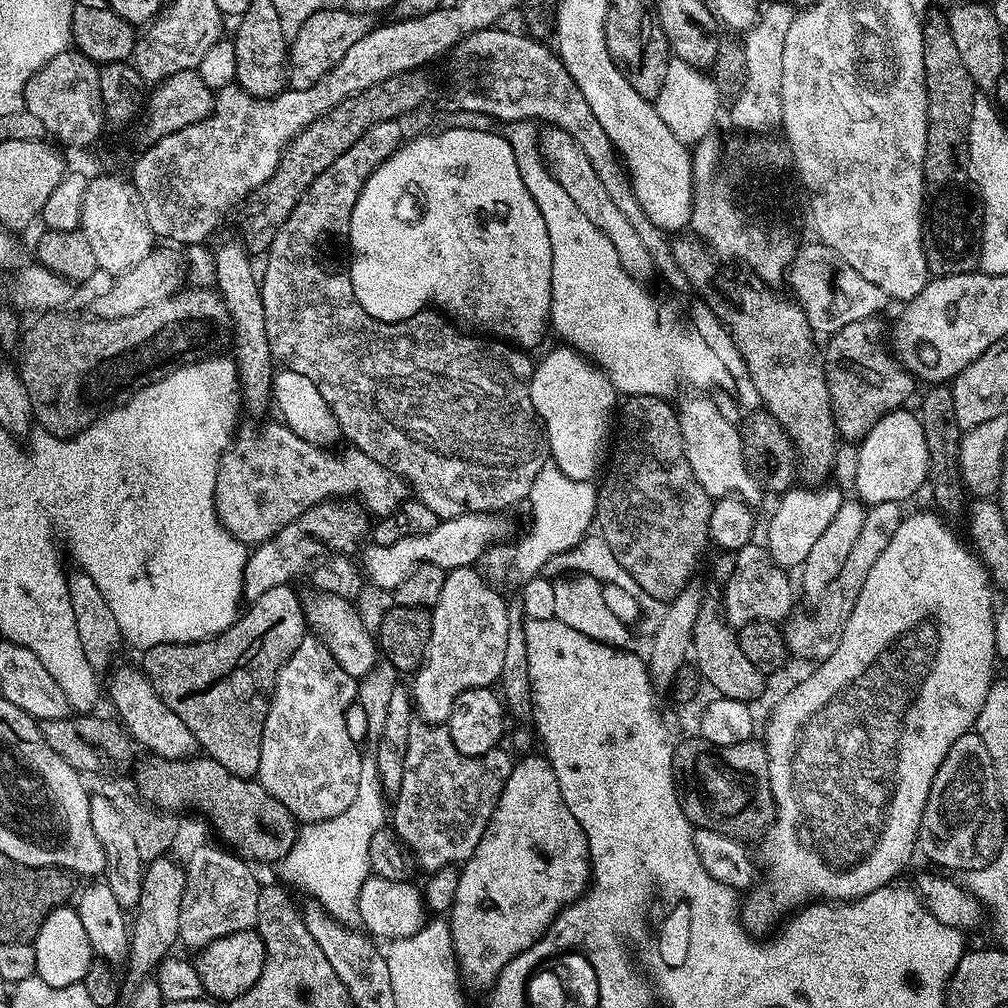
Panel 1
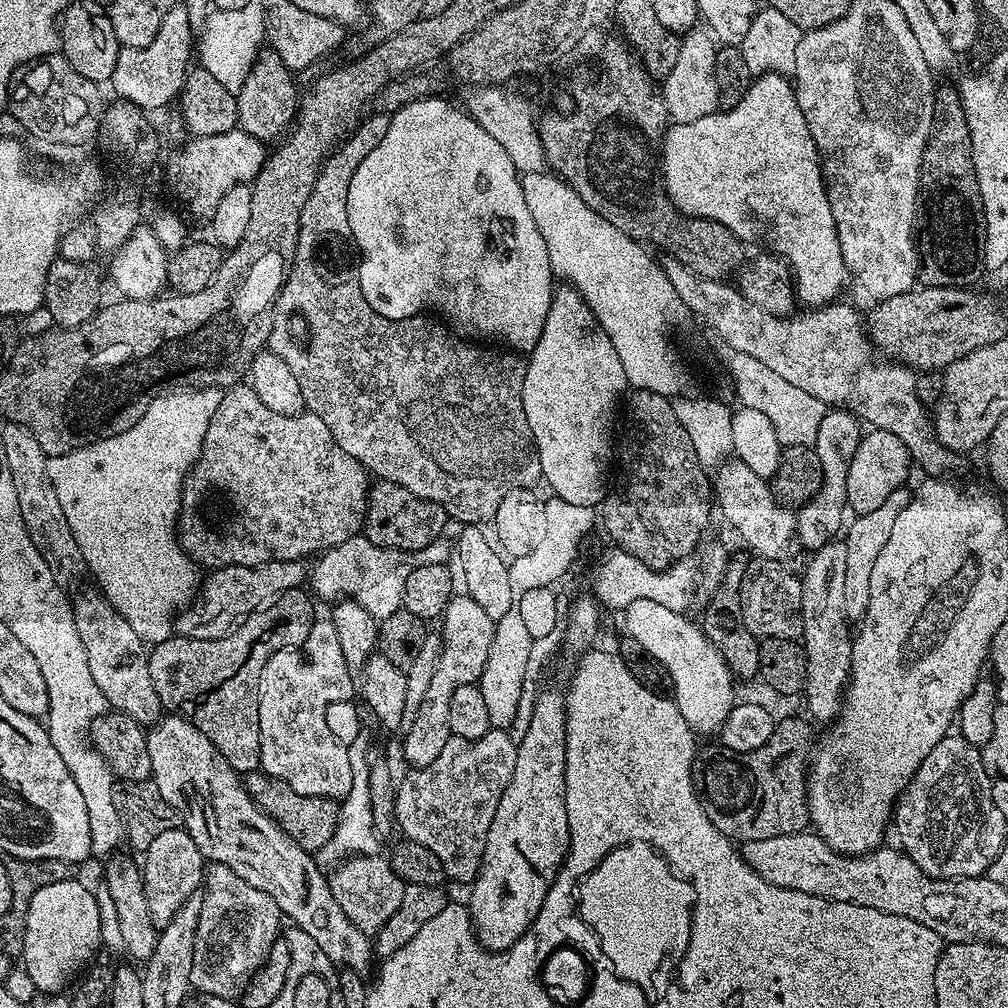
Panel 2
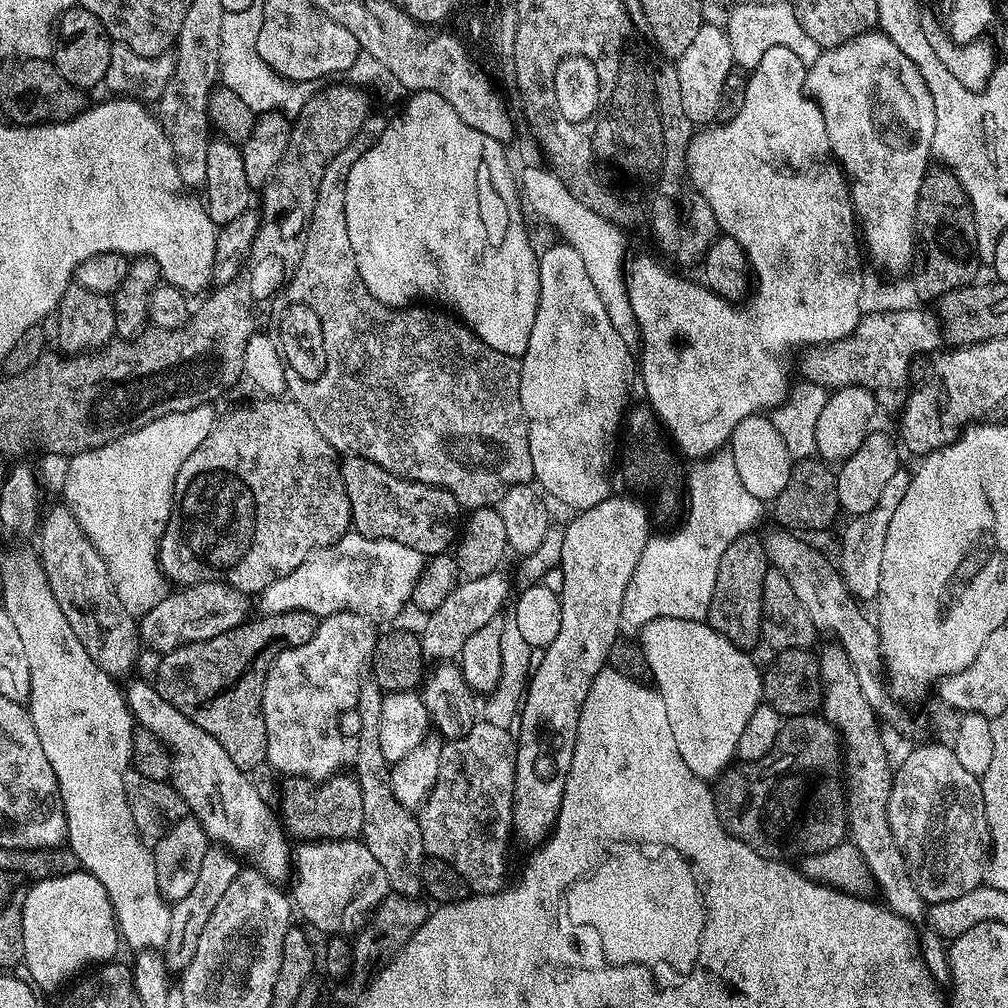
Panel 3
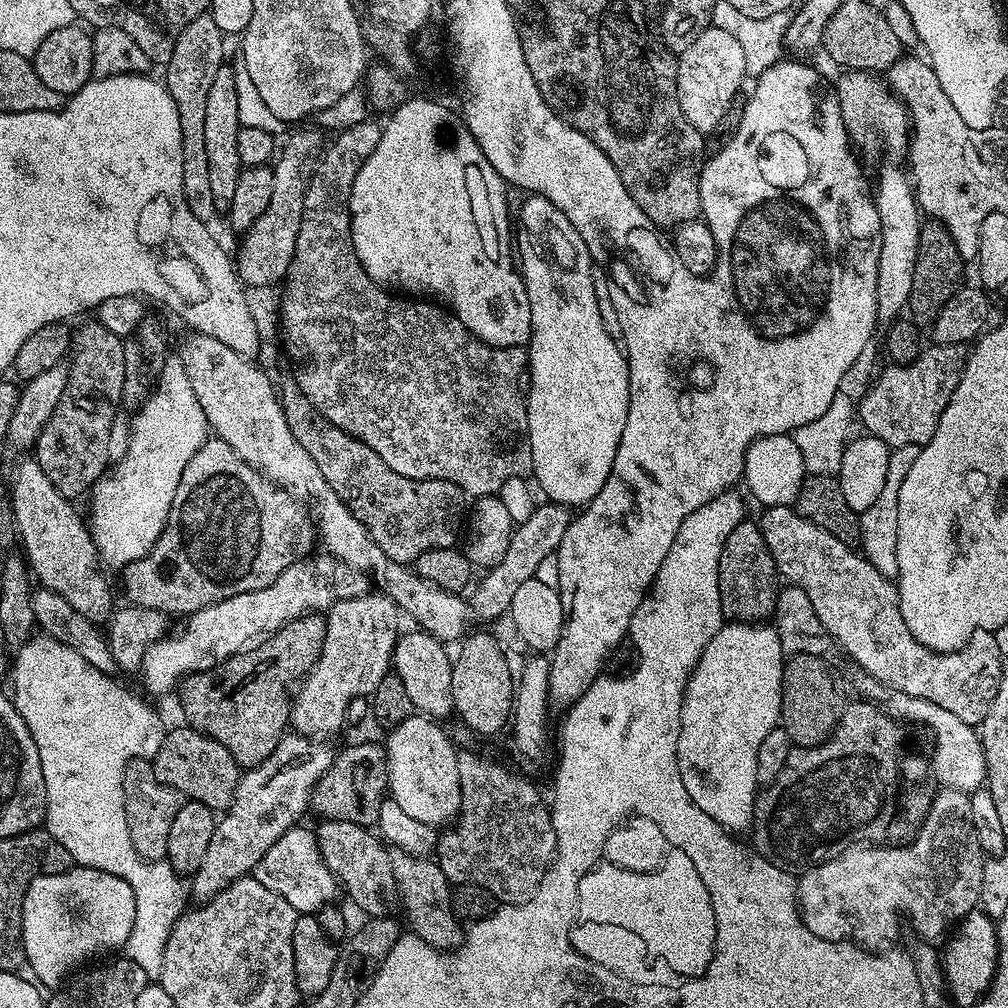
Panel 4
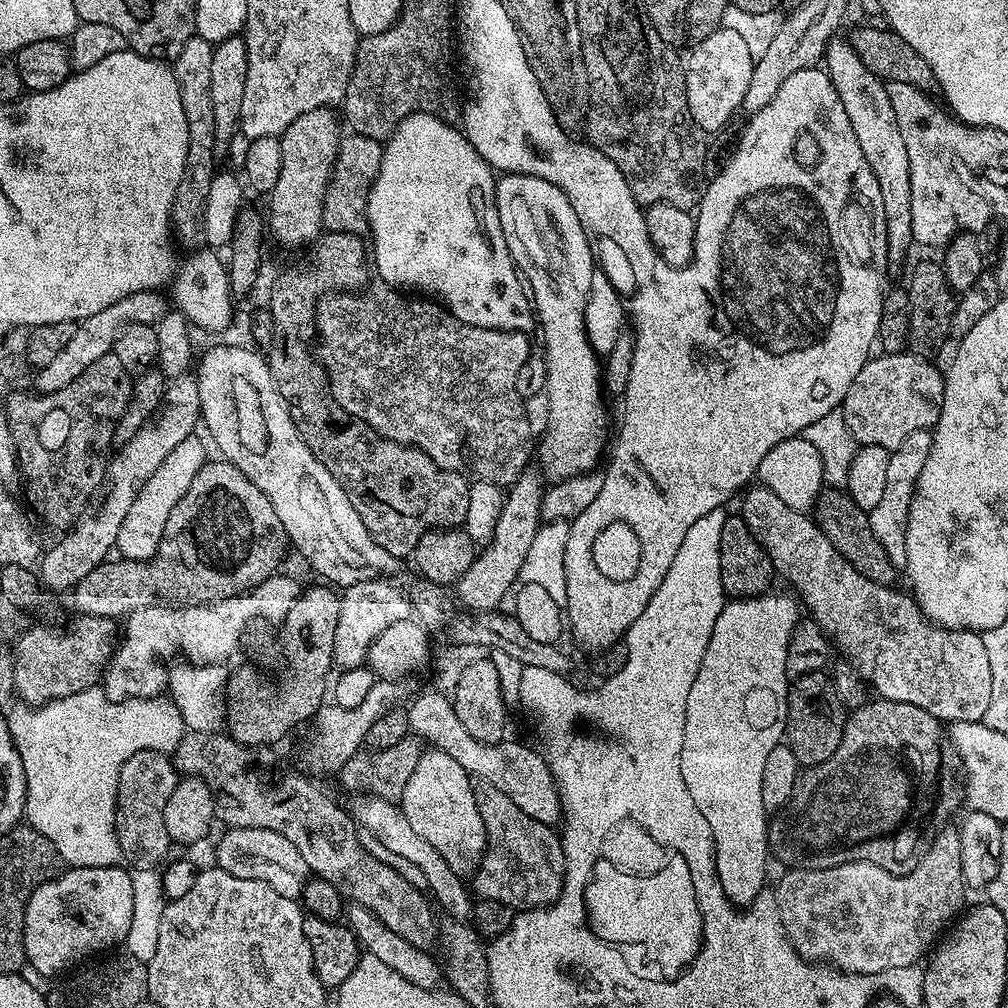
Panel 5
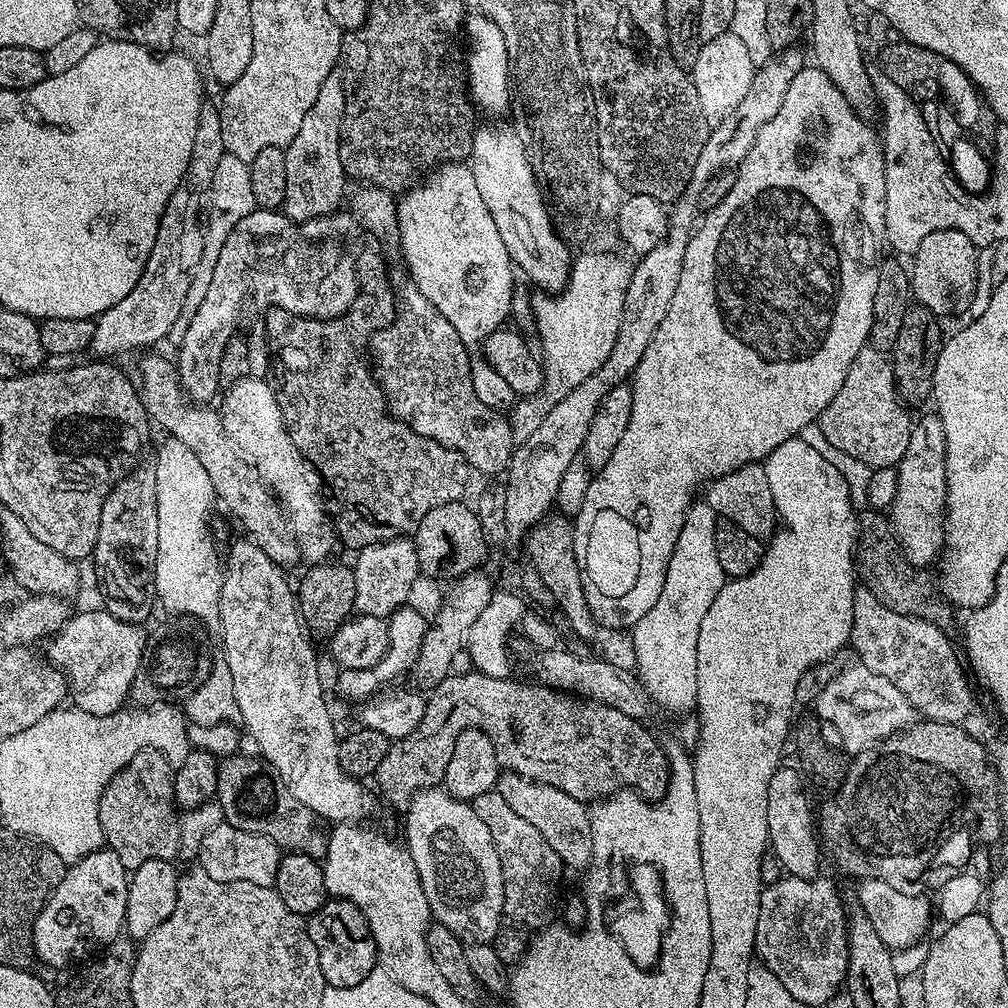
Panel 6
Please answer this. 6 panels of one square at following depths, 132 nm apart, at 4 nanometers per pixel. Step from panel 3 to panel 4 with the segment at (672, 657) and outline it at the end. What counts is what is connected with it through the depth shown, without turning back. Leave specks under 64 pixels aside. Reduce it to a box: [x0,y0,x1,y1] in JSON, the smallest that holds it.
[676,622,786,834]

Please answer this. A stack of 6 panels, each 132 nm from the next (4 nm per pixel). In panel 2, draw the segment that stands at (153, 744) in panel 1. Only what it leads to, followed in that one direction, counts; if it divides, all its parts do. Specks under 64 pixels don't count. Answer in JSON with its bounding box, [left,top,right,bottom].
[70,587,162,726]

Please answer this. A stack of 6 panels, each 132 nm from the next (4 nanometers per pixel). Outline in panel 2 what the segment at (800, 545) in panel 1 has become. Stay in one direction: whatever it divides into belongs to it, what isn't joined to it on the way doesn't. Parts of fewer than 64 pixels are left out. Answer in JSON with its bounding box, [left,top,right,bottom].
[796,409,861,551]

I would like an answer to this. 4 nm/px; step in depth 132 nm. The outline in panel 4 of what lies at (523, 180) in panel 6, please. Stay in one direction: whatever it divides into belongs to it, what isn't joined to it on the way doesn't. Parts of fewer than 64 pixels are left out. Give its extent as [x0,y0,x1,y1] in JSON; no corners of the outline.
[514,194,630,506]

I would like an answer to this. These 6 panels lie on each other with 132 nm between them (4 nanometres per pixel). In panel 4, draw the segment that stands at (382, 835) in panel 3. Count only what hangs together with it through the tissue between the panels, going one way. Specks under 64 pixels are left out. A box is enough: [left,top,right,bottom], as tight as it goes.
[392,851,465,950]

